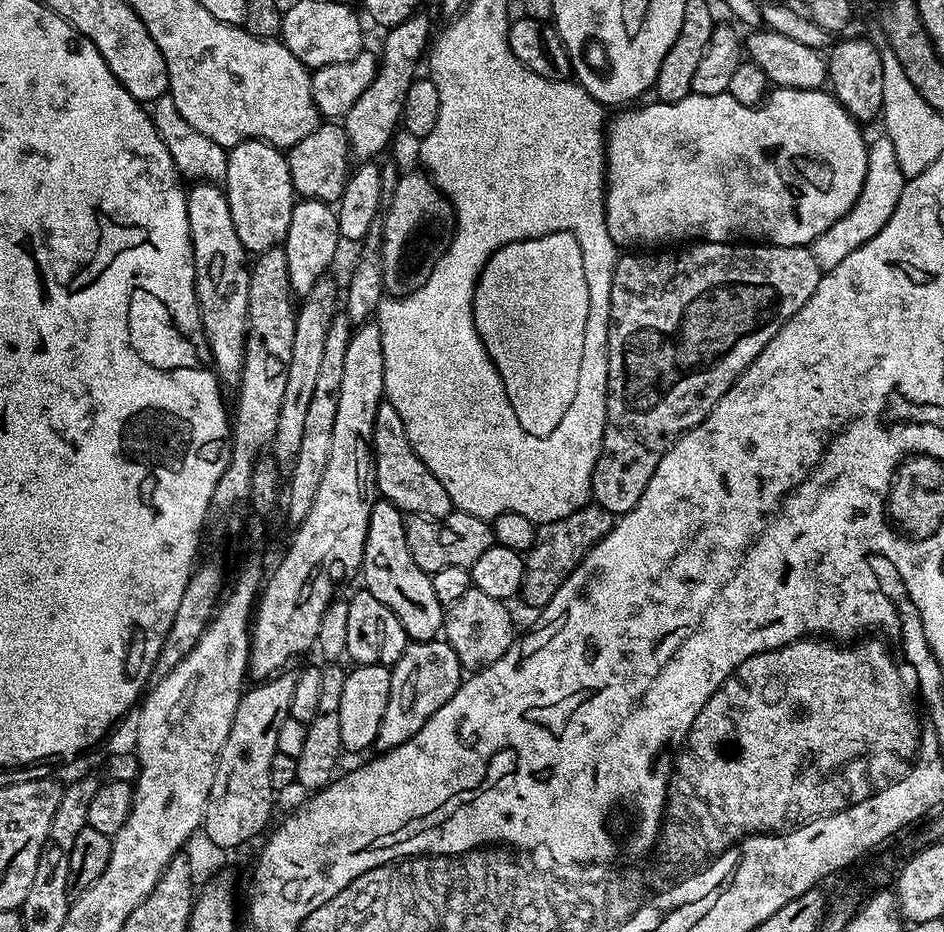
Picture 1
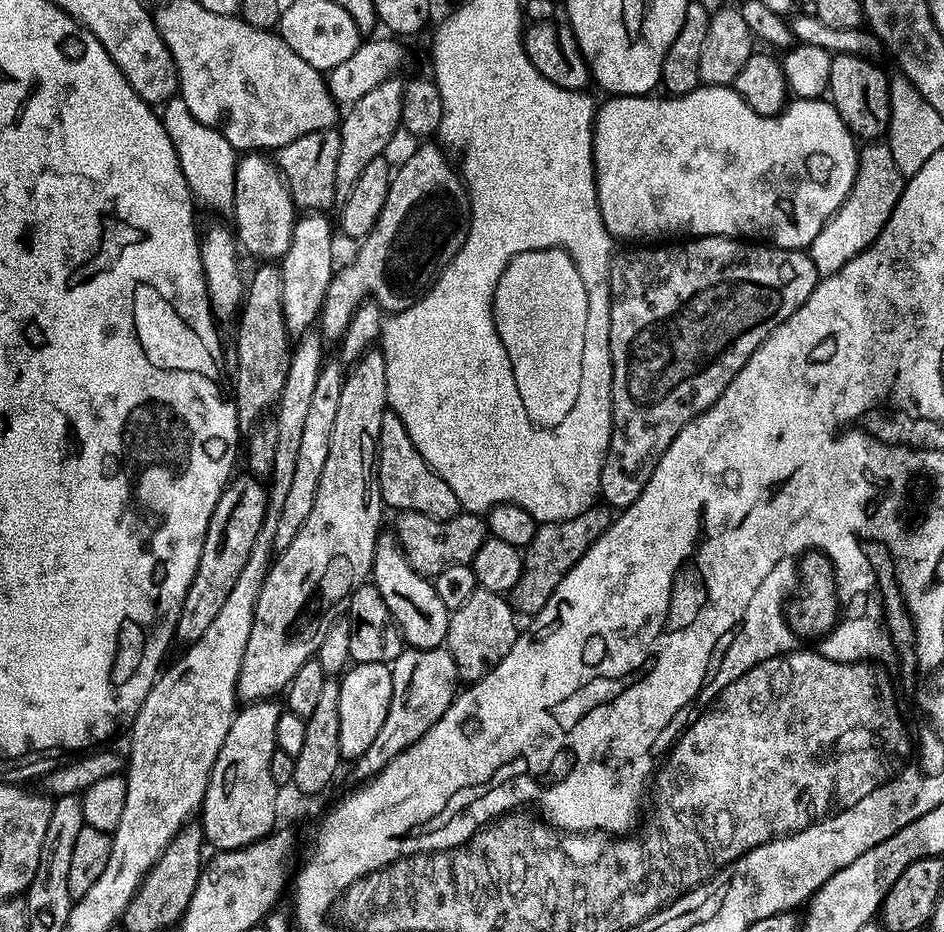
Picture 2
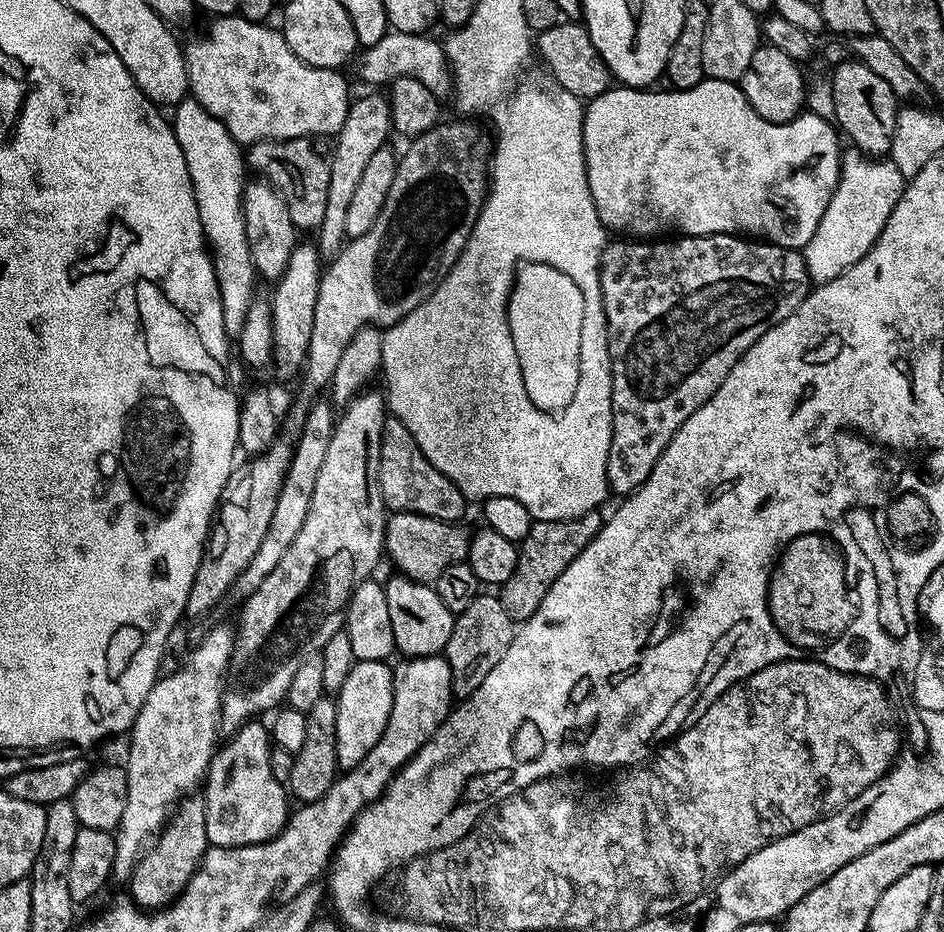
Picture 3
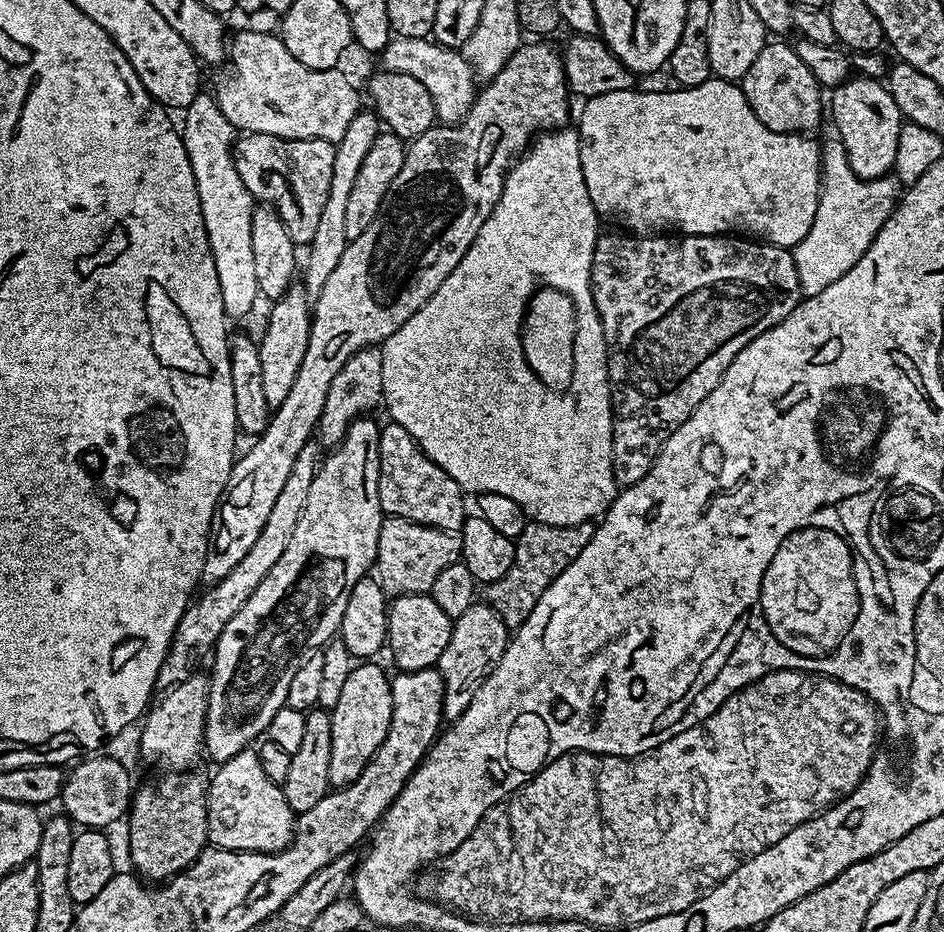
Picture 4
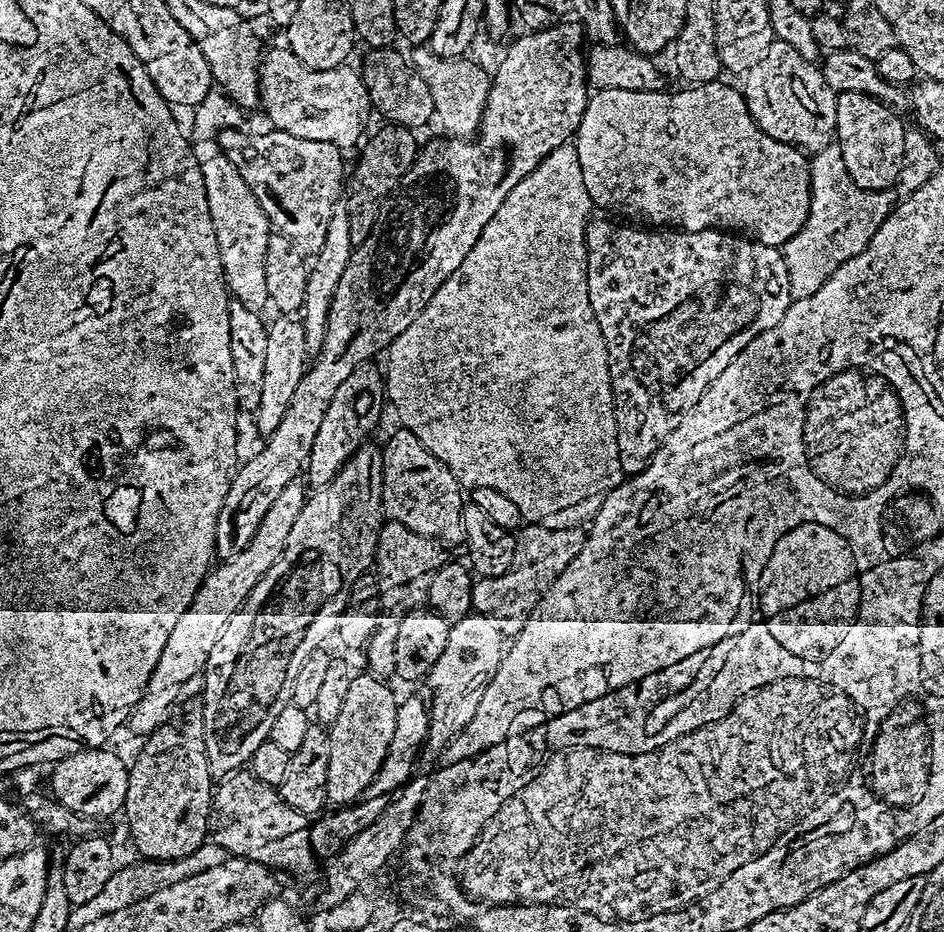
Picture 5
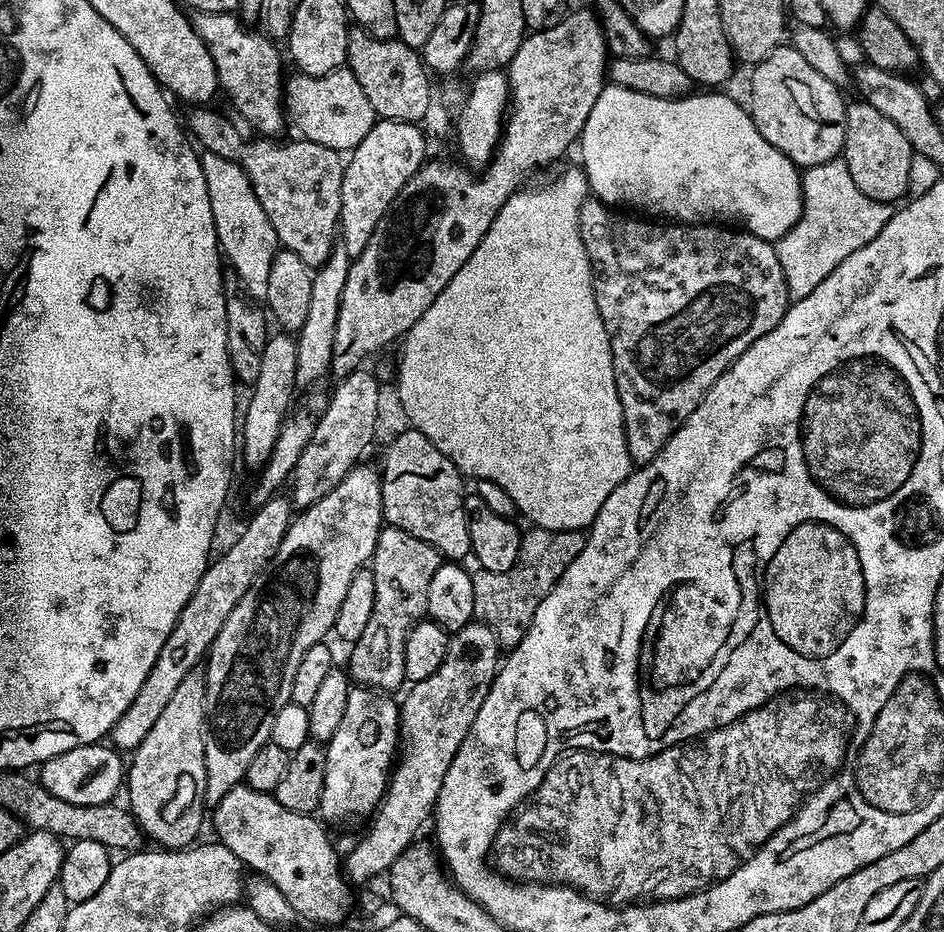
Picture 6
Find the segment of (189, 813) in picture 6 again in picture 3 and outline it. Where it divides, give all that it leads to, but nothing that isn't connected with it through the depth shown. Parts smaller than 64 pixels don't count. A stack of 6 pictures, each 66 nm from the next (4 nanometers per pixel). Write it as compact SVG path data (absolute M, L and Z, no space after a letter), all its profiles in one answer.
M189 794L176 805L168 823L160 829L151 841L150 847L132 869L127 881L132 903L145 910L159 910L168 907L190 882L200 868L204 853L210 845L206 838L206 806L203 795Z

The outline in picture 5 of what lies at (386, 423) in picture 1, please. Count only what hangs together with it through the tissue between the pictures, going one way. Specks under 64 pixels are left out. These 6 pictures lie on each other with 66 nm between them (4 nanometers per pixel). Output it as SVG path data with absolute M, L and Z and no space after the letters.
M400 426L397 429L389 438L388 445L382 448L384 477L380 483L380 506L383 515L445 545L459 545L464 539L466 496L458 478L454 478L447 466L438 462L438 458L418 442L418 438L414 438L409 428Z

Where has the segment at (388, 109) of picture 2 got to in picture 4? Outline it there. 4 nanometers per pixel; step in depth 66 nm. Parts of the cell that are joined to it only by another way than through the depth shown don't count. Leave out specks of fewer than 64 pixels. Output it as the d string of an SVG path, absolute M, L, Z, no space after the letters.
M362 110L350 122L350 127L346 134L338 141L335 141L336 153L334 154L334 171L330 174L330 198L326 198L326 207L322 210L322 218L318 222L318 231L314 234L311 244L307 245L308 261L303 261L302 283L304 291L309 297L315 298L322 294L322 288L330 279L330 274L338 267L338 262L342 259L342 254L348 245L346 238L346 205L350 199L350 189L354 187L354 182L358 179L358 170L362 167L362 161L366 158L366 153L370 146L374 146L374 138L382 131L381 121L375 111Z

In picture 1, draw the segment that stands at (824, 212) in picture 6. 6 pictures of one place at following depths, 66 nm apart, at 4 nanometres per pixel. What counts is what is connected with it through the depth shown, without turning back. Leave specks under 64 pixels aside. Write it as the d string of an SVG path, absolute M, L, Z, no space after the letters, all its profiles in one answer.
M883 134L877 136L876 141L868 144L868 169L866 182L862 186L862 194L858 194L854 206L850 206L850 210L846 210L846 214L838 218L834 226L818 234L818 238L810 245L814 254L814 262L818 262L821 273L832 272L834 266L838 266L838 262L850 258L854 250L870 242L870 238L874 238L874 234L878 234L878 230L882 230L882 226L890 222L890 214L894 214L898 206L898 198L902 198L906 178L902 174L902 166L898 166L894 146L890 143L888 136Z

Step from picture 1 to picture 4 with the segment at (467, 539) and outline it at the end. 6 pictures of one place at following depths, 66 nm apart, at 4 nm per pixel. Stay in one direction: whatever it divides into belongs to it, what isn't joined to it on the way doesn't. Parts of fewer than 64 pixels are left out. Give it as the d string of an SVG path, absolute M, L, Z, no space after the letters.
M385 516L378 534L374 572L389 597L409 596L415 592L428 594L434 586L434 578L438 578L446 566L461 563L463 554L459 532L433 528L401 516Z

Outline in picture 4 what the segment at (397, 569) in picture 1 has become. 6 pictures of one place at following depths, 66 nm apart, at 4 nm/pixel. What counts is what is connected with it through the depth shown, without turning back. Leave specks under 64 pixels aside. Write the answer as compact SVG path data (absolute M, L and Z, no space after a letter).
M415 592L409 596L397 596L388 609L387 651L392 651L392 660L401 672L413 672L435 668L442 658L442 650L450 642L454 620L434 602L430 594Z

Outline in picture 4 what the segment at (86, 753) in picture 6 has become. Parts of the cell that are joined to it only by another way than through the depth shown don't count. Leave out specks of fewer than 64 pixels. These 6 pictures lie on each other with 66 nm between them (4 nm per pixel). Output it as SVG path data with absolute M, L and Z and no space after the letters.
M92 754L71 765L64 777L64 788L60 792L59 803L73 825L84 830L108 830L115 820L123 821L134 795L134 783L128 772L112 756Z

